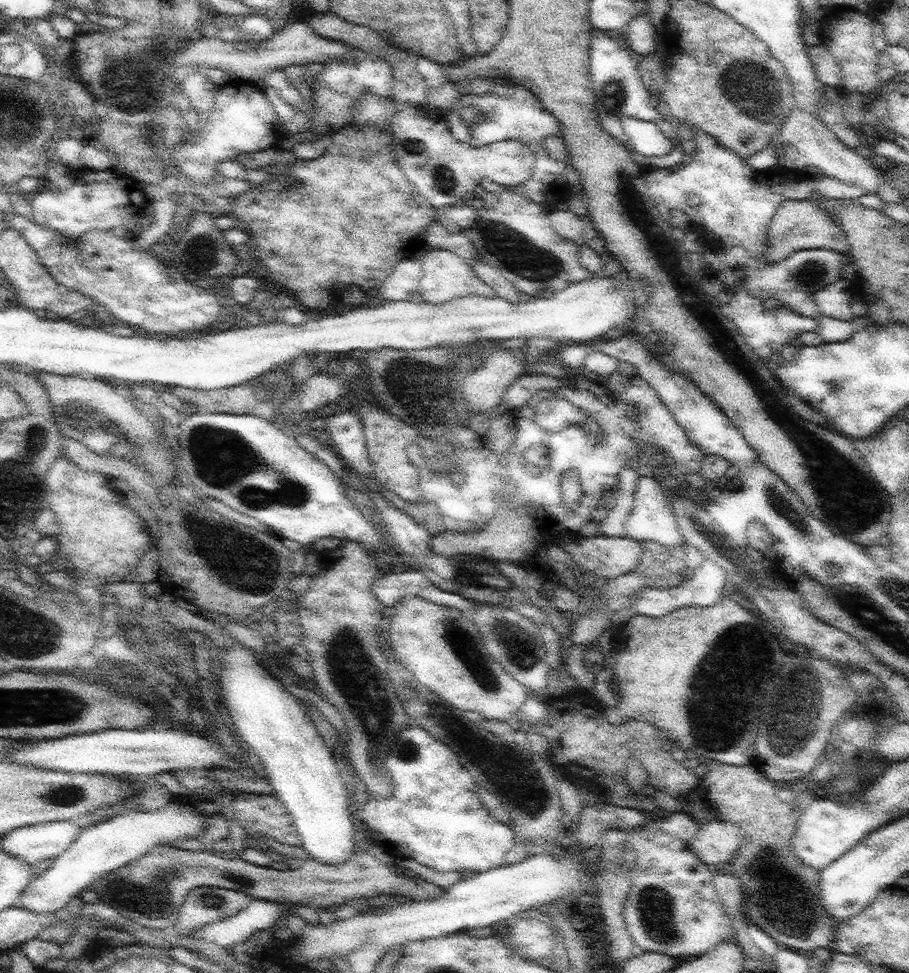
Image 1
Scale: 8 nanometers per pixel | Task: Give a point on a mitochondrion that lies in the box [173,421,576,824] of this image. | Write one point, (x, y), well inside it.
(223, 459)

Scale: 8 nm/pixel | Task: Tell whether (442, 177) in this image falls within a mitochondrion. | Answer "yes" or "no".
yes

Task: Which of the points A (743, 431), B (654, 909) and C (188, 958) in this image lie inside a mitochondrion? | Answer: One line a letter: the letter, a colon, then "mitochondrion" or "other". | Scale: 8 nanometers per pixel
A: other
B: mitochondrion
C: other

